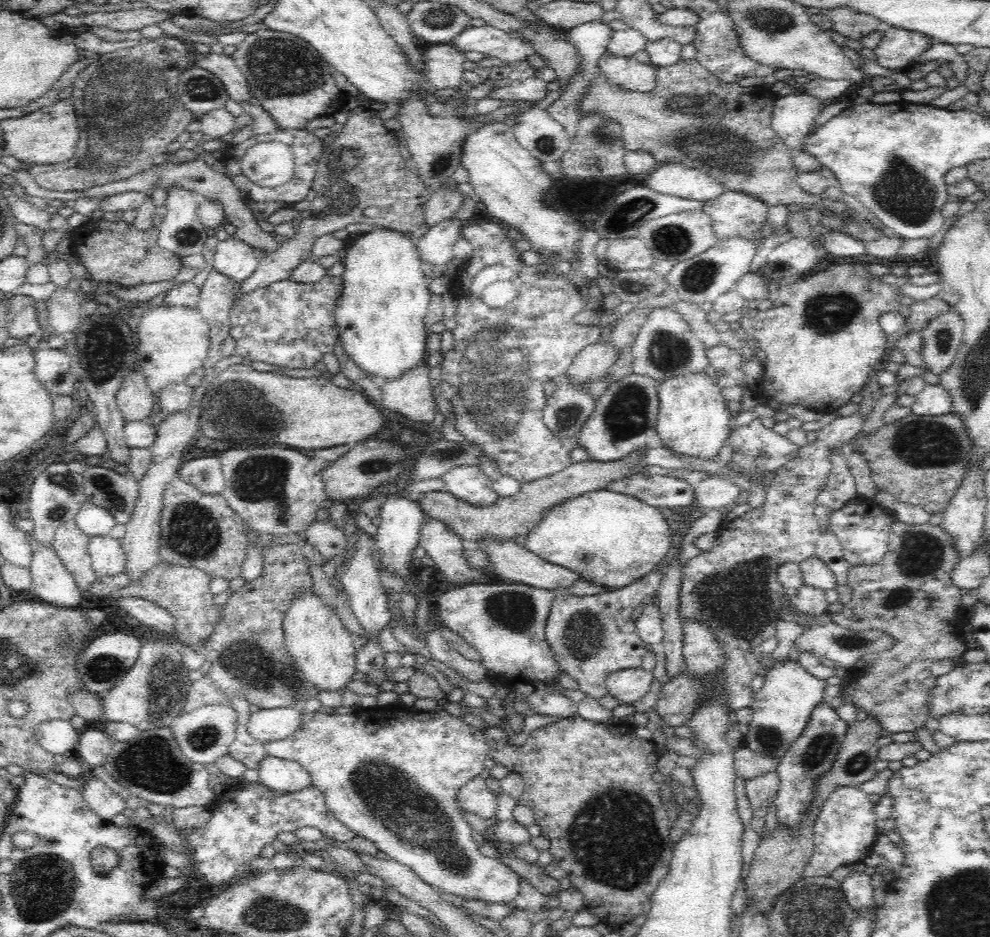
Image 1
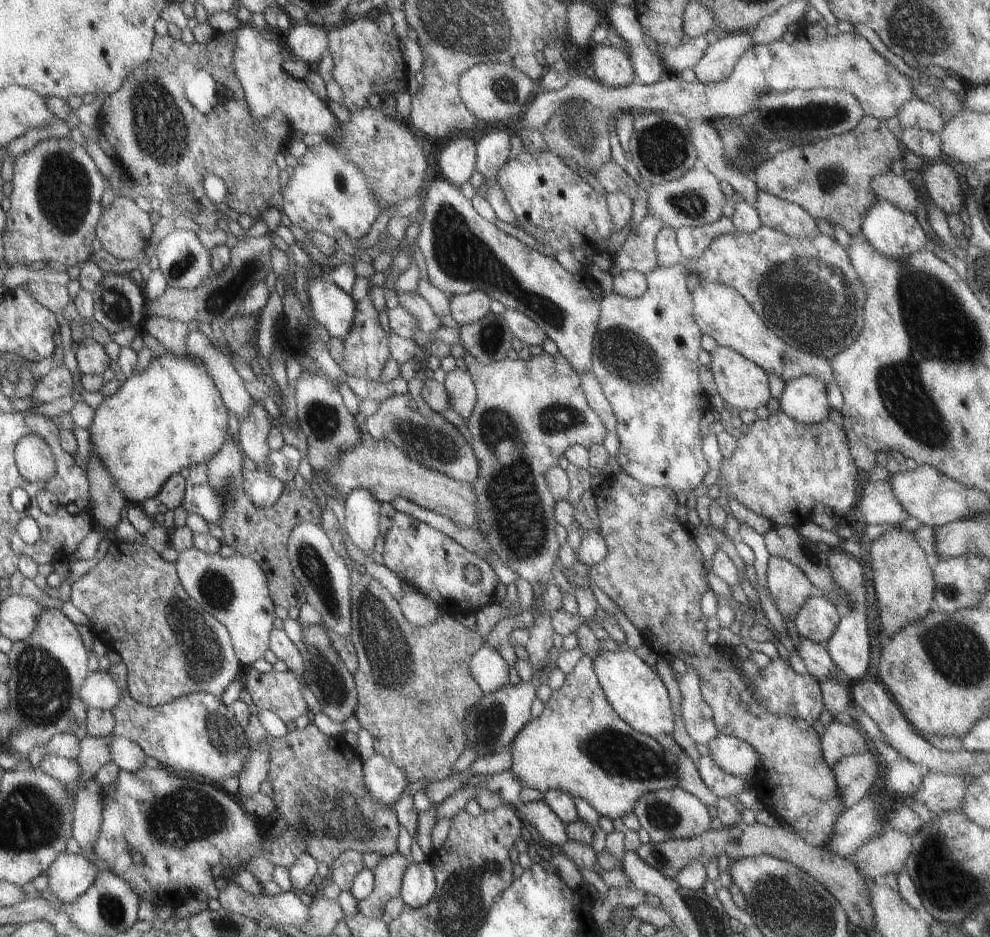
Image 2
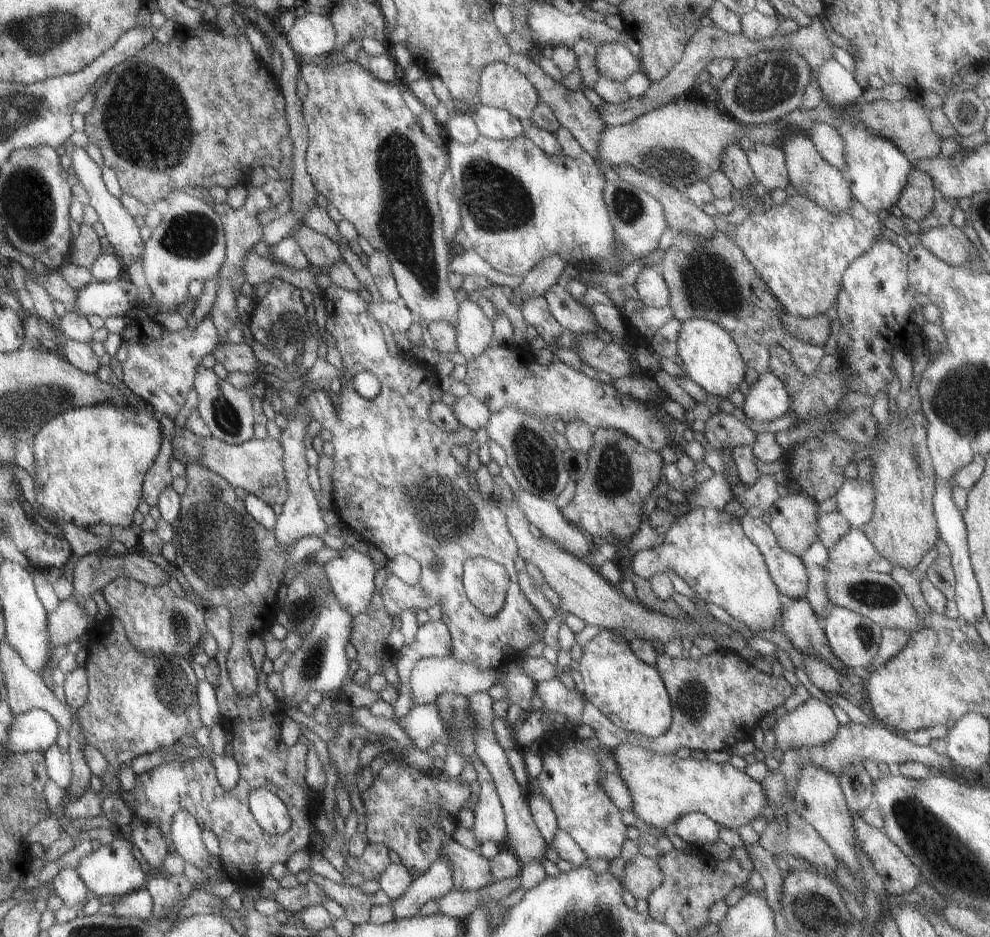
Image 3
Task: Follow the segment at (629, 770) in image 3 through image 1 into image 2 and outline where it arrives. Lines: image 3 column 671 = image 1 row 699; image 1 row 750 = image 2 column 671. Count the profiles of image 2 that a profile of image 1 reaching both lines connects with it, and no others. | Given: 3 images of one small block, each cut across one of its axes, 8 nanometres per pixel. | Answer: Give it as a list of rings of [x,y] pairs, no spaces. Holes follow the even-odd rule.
[[[581,656],[573,670],[565,676],[561,688],[553,692],[551,698],[543,704],[541,714],[537,718],[531,718],[531,722],[517,730],[509,752],[509,770],[523,788],[531,788],[543,794],[547,790],[567,792],[571,798],[585,800],[593,810],[597,810],[599,816],[607,816],[611,820],[633,812],[633,806],[639,796],[677,786],[675,756],[665,750],[655,738],[633,730],[613,712],[595,678],[591,656]]]

